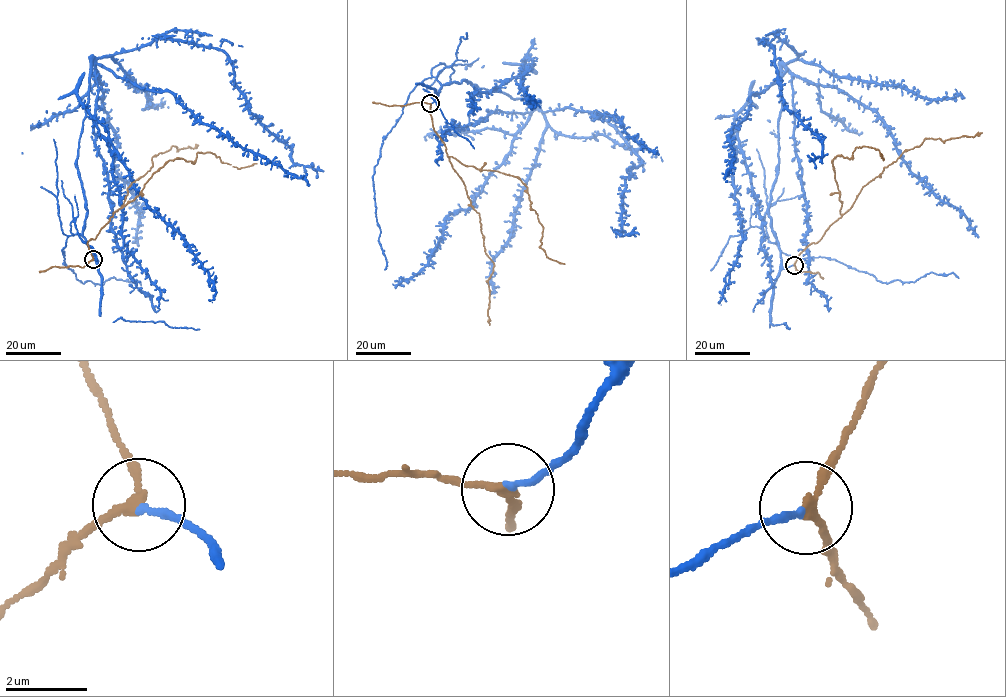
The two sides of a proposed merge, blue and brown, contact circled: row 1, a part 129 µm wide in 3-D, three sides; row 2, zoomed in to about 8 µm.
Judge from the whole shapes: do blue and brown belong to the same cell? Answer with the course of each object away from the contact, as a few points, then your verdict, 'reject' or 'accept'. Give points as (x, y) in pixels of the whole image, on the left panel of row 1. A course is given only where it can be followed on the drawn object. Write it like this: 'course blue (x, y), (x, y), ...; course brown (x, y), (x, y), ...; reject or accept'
course blue (93, 259), (77, 157), (95, 58), (198, 32), (227, 56), (246, 107), (291, 160), (323, 171); course brown (93, 259), (88, 241), (123, 204), (131, 183), (149, 171), (153, 156), (172, 146), (198, 145); accept

